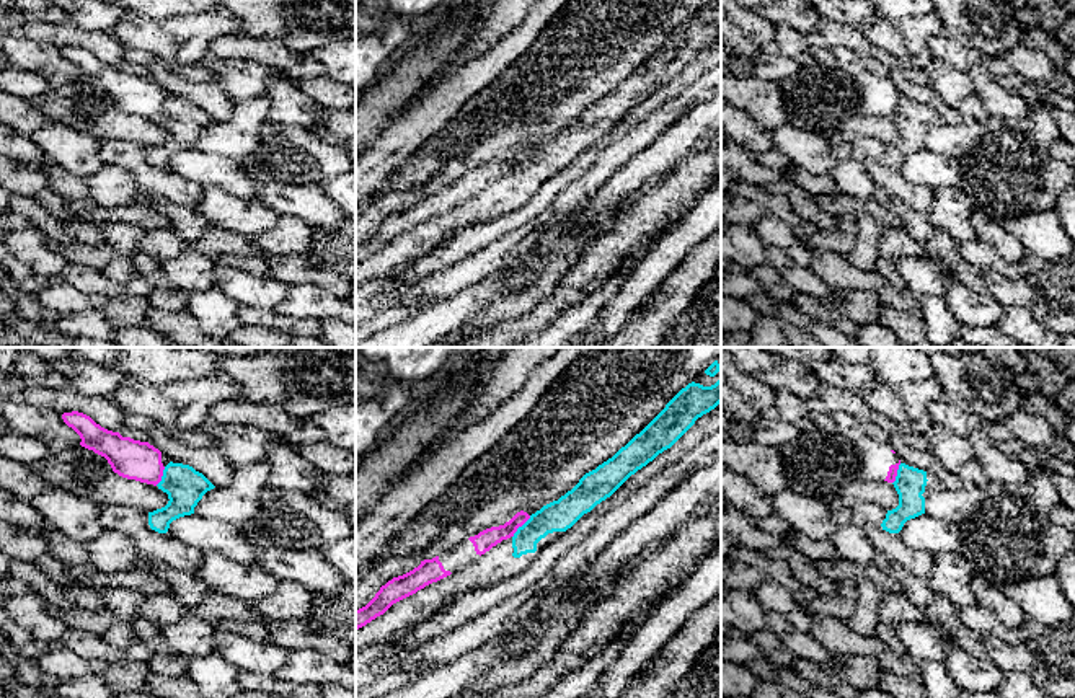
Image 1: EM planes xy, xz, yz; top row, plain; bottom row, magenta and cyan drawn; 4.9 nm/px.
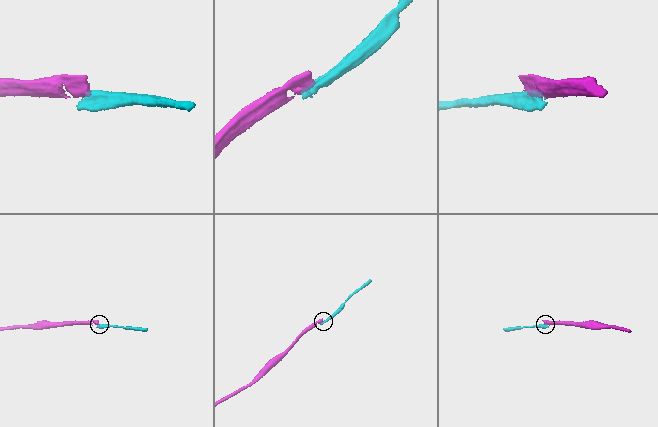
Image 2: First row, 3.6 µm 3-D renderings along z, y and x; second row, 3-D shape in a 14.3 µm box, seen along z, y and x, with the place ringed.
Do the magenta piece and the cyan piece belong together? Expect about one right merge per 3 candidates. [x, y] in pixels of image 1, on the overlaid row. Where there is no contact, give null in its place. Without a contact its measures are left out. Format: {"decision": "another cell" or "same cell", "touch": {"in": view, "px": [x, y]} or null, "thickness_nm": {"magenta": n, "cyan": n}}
{"decision": "another cell", "touch": {"in": "xz", "px": [519, 525]}, "thickness_nm": {"magenta": 100, "cyan": 160}}

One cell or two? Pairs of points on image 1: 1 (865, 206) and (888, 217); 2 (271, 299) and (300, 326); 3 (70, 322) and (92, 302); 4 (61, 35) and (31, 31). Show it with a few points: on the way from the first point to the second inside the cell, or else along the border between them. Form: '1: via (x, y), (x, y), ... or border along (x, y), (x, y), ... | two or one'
1: via (870, 206), (883, 214) | one
2: border along (240, 305), (273, 310) | two
3: border along (98, 309), (80, 309), (61, 317) | two
4: via (54, 35), (38, 31) | one

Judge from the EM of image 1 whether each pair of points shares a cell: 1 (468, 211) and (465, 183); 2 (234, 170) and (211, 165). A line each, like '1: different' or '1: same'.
1: different
2: same

